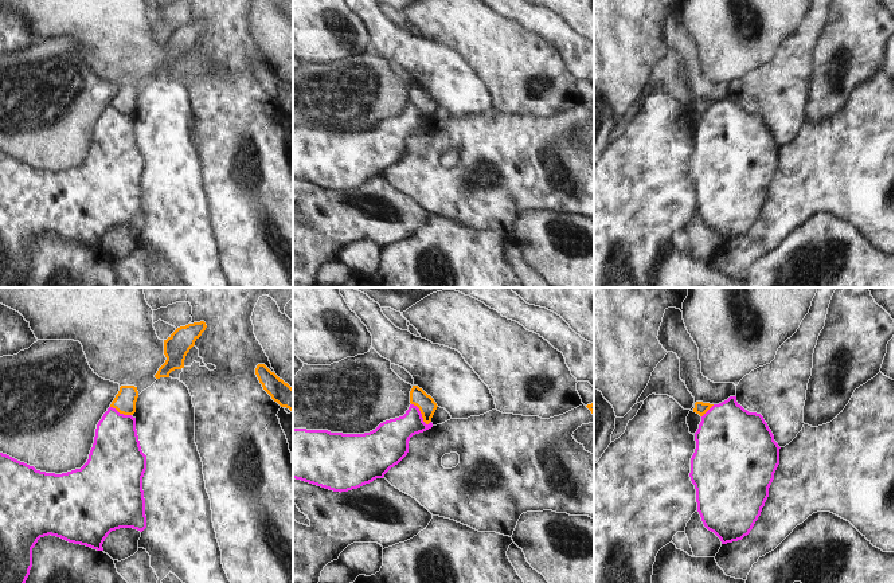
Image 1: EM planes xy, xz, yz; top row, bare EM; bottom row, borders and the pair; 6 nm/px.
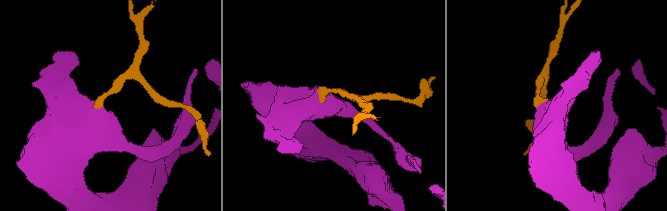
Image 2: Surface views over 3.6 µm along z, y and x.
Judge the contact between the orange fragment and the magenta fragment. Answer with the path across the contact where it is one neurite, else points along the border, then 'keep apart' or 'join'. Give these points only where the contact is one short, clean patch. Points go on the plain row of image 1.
border along xz (411, 102), (418, 108), (428, 124); keep apart

